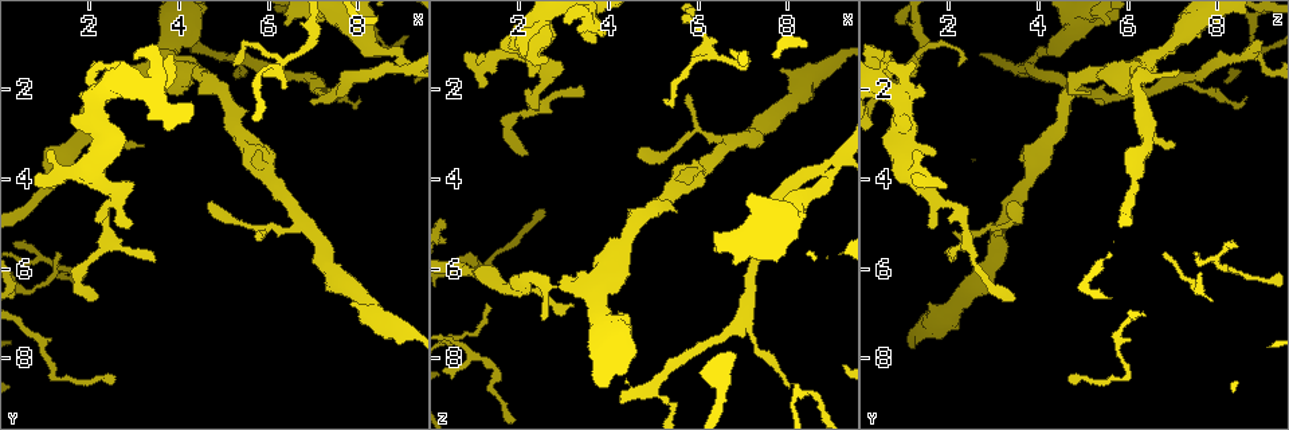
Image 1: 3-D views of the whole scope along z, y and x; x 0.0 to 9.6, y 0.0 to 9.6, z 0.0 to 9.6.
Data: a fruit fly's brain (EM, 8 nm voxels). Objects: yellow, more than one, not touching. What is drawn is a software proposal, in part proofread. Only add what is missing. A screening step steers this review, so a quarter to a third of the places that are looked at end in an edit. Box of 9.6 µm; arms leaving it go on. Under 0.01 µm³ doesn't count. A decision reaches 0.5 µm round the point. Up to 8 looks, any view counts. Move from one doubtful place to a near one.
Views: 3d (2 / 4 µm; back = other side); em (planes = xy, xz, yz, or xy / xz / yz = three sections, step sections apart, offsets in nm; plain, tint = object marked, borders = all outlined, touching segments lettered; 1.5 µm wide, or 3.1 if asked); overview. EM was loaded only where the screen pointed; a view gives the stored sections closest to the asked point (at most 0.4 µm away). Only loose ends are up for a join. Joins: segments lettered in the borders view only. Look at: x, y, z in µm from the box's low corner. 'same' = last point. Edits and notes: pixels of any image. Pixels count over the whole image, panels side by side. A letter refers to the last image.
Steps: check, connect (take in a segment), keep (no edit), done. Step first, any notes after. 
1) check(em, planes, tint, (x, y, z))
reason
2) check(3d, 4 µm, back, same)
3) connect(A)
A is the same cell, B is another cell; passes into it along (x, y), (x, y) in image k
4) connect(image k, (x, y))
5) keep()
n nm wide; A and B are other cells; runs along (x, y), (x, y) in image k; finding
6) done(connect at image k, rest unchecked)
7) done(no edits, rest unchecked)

check(3d, 4 µm, (6.35, 1.95, 0.90))
free end

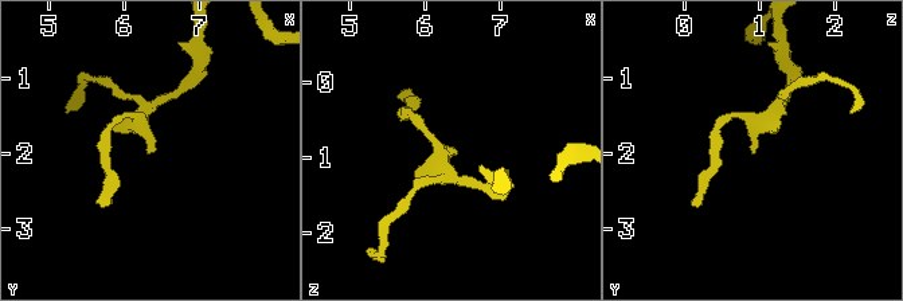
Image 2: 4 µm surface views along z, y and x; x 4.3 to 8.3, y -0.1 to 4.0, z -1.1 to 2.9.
check(em, planes, plain, (6.30, 2.00, 0.90))

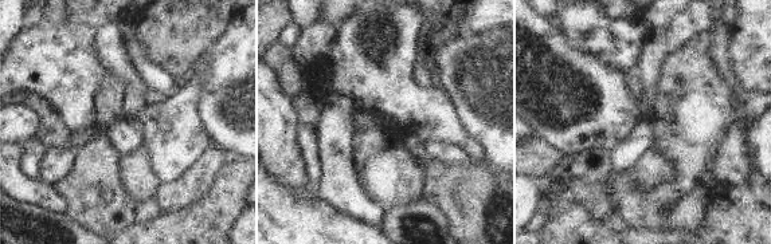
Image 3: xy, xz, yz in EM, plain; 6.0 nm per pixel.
check(em, planes, borders, same)

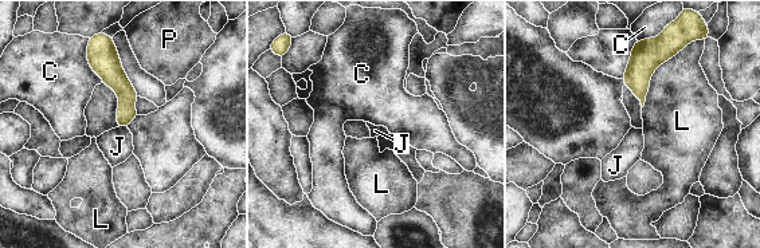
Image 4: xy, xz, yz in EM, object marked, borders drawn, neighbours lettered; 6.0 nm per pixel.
keep()
L touches over 440 nm; C, J, L and P are other cells; none of them fits

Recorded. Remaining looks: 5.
check(3d, 2 µm, (3.45, 5.80, 2.05))
an open end

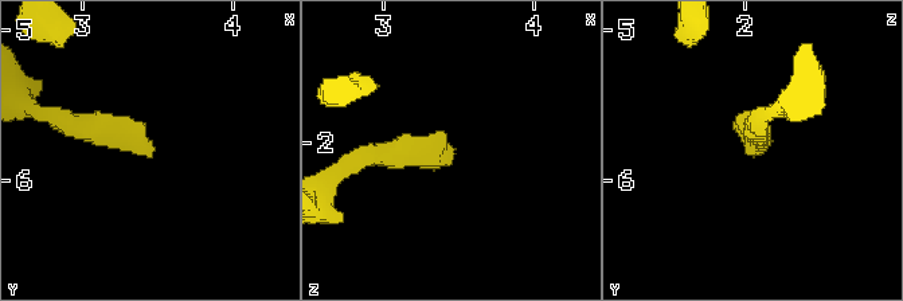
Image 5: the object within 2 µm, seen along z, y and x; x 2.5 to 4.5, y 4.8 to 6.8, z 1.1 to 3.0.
check(em, planes, borders, (3.50, 5.84, 2.06))

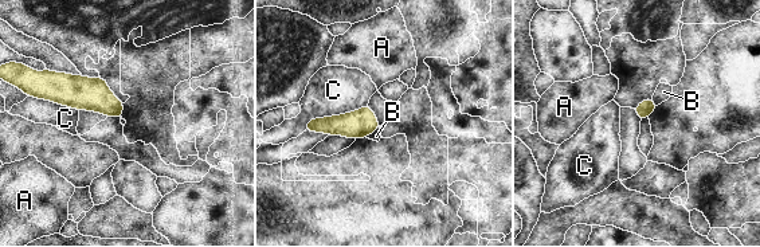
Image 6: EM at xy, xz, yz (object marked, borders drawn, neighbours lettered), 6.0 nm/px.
keep()
100 nm wide; A, B and C are other cells; border along (367, 104), (313, 117), (304, 130) in image 6; no lettered segment goes on from it

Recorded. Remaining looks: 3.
check(em, planes, tint, (2.05, 6.65, 3.45))
an open end

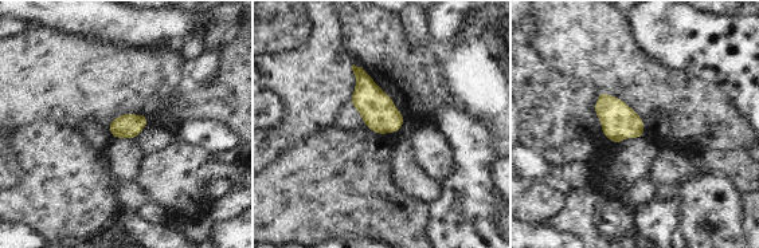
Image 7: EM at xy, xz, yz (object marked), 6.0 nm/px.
check(em, planes, borders, same)
what lies round it

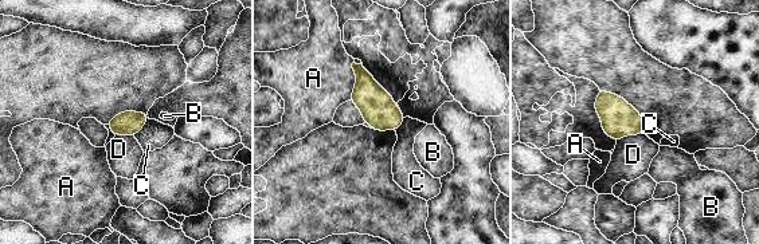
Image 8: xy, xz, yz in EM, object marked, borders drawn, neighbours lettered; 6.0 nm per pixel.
keep()
140 nm wide; A, B, C and D are other cells; none of them fits

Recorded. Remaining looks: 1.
done(no edits, rest unchecked)

